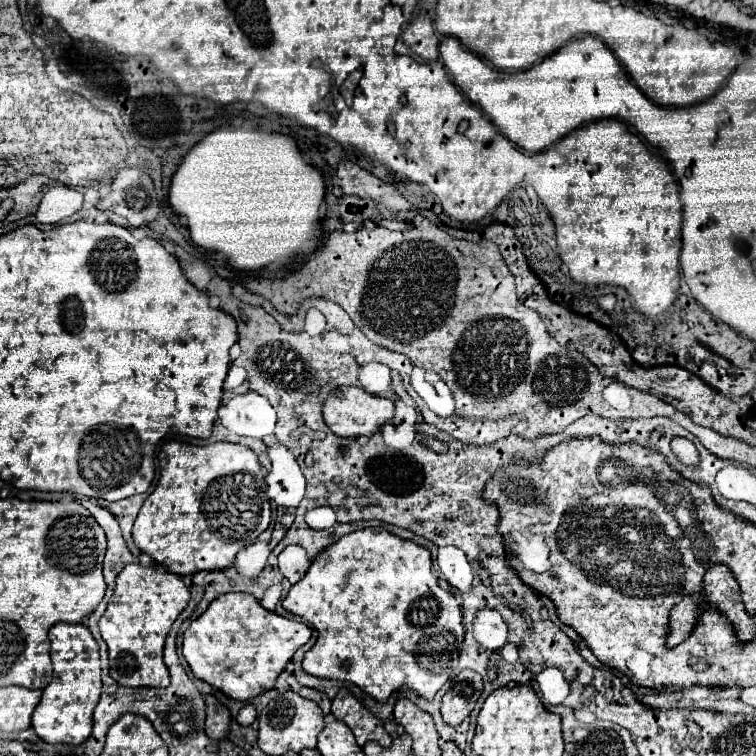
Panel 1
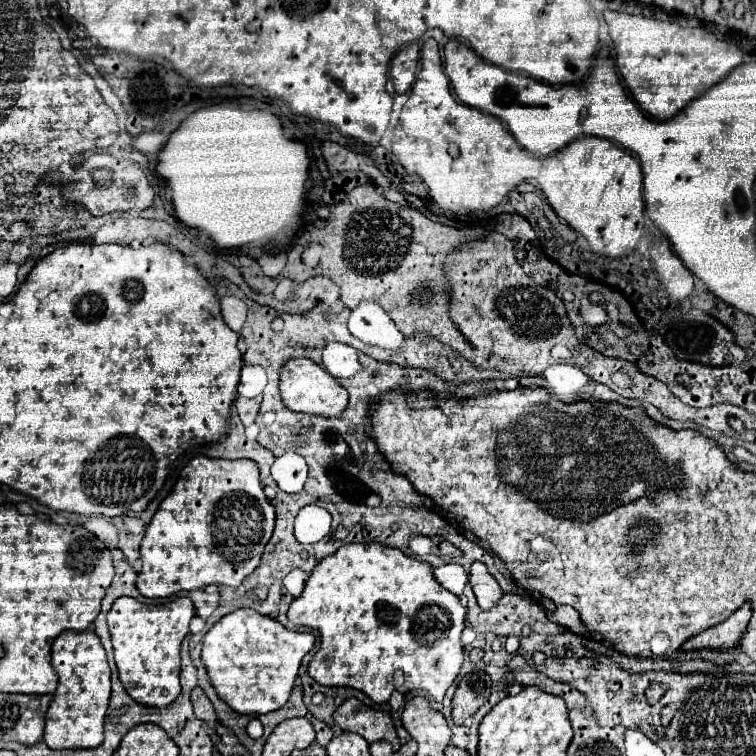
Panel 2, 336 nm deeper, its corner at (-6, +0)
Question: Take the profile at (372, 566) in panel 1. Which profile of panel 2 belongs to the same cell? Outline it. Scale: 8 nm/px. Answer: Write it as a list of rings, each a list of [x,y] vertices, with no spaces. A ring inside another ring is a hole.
[[[346,544],[336,554],[326,556],[310,572],[304,592],[290,604],[288,620],[320,632],[320,650],[308,664],[308,674],[322,686],[348,686],[364,692],[374,702],[388,702],[394,692],[394,674],[400,670],[404,682],[400,692],[426,690],[432,700],[440,702],[460,672],[464,650],[460,634],[464,630],[464,614],[460,598],[442,588],[432,568],[398,548],[382,548],[380,544]]]

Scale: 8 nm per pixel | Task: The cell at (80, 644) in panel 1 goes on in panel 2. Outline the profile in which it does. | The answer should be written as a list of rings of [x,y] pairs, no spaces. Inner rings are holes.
[[[62,632],[52,644],[52,664],[60,680],[46,712],[44,742],[52,750],[100,746],[110,700],[110,666],[98,636],[94,636],[94,632]]]

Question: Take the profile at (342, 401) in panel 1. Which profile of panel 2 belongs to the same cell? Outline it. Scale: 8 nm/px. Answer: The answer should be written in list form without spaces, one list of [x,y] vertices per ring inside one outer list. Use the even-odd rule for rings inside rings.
[[[298,356],[290,358],[286,366],[280,370],[280,394],[286,408],[294,412],[306,412],[306,414],[318,414],[318,416],[340,416],[346,408],[346,388],[332,378],[322,366],[314,364],[310,358]]]

